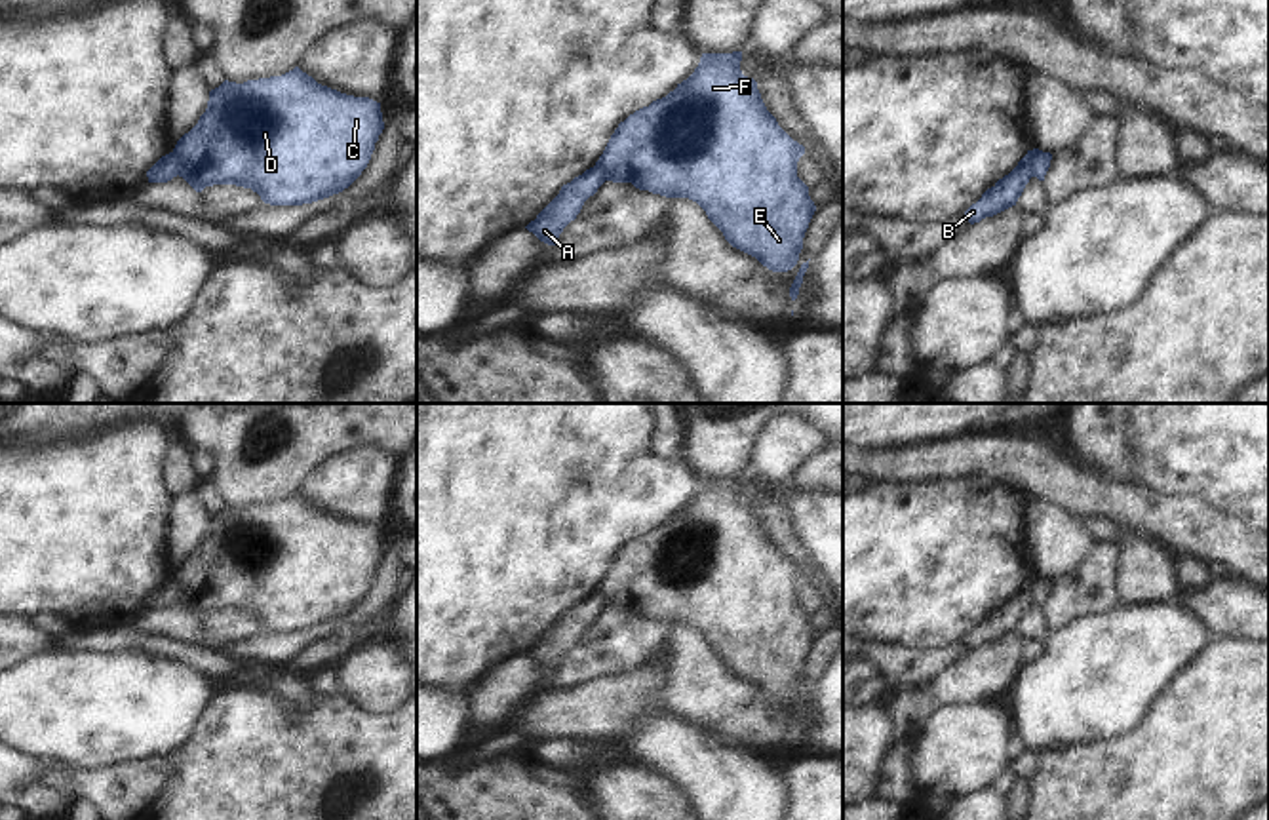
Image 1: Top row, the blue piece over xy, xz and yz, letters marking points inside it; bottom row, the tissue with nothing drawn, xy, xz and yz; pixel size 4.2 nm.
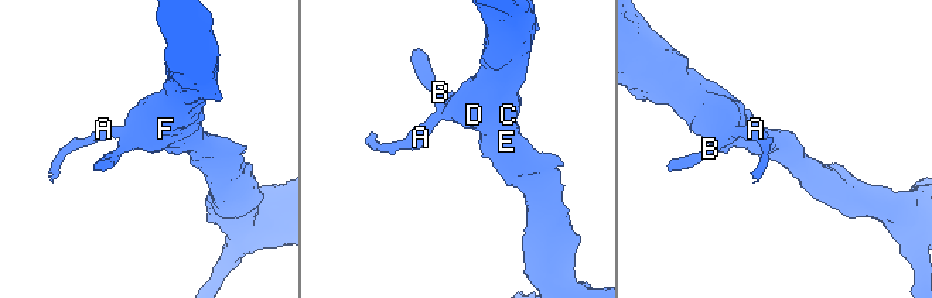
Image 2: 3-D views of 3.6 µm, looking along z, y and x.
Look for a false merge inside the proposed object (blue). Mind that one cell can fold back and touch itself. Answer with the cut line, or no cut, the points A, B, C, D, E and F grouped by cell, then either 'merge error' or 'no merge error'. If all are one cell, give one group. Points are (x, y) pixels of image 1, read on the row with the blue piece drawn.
cut in yz along (1041, 151), (1034, 160), (1032, 175); A / B C D E F; merge error

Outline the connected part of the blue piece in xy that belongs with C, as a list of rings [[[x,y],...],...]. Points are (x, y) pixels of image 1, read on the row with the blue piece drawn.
[[[299,67],[244,84],[225,80],[209,91],[205,112],[185,133],[173,158],[196,192],[213,185],[251,188],[270,205],[312,204],[348,188],[367,167],[384,129],[381,103],[318,84]]]

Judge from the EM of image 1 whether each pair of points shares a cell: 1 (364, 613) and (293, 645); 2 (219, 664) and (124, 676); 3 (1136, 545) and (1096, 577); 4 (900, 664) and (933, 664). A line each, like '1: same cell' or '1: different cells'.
1: same cell
2: different cells
3: different cells
4: same cell

